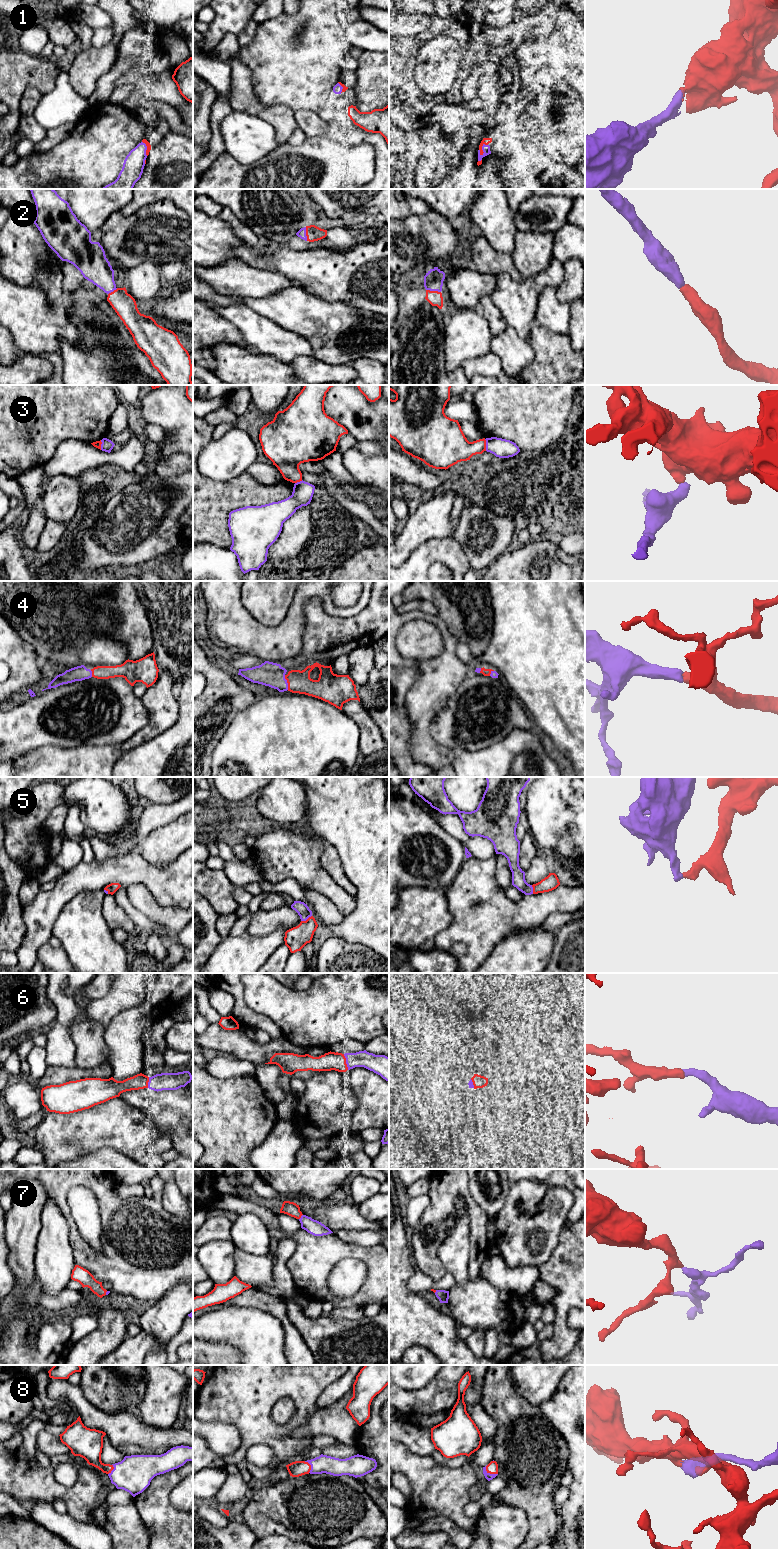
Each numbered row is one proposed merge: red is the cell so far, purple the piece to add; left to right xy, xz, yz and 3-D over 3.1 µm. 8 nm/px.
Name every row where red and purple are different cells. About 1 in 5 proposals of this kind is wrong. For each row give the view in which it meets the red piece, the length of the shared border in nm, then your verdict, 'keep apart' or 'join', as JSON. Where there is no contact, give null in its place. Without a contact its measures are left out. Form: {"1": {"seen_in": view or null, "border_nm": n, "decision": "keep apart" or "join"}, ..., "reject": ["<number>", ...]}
{"1": {"seen_in": "yz", "border_nm": 110, "decision": "join"}, "2": {"seen_in": "yz", "border_nm": 120, "decision": "join"}, "3": {"seen_in": "yz", "border_nm": 100, "decision": "keep apart"}, "4": {"seen_in": "xz", "border_nm": 120, "decision": "join"}, "5": {"seen_in": "xz", "border_nm": 100, "decision": "join"}, "6": {"seen_in": "xz", "border_nm": 130, "decision": "join"}, "7": {"seen_in": "xz", "border_nm": 50, "decision": "join"}, "8": {"seen_in": "yz", "border_nm": 120, "decision": "join"}, "reject": ["3"]}

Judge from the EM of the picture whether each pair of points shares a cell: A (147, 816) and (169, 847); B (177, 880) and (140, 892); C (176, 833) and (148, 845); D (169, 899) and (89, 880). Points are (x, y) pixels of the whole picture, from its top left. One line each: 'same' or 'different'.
A: different
B: different
C: same
D: same

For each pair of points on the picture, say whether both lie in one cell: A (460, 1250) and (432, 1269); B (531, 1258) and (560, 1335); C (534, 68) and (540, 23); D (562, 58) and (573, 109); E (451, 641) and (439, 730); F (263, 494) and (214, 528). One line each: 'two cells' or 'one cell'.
A: two cells
B: two cells
C: two cells
D: two cells
E: two cells
F: one cell

